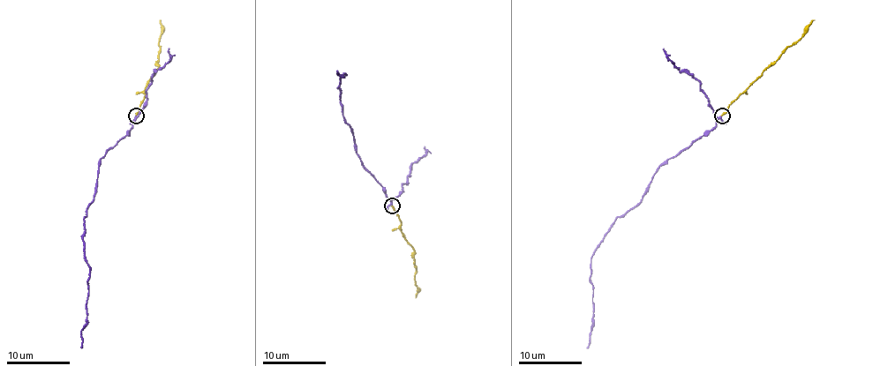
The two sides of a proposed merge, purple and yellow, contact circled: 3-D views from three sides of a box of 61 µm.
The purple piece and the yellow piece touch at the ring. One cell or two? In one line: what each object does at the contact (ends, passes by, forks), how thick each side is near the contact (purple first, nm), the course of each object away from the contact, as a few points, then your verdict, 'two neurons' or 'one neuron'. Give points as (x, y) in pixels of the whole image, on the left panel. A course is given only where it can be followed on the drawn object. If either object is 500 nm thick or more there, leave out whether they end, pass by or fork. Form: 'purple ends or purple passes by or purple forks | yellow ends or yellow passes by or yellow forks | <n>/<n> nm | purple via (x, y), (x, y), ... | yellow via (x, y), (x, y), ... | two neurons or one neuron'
purple forks | yellow ends | 150/190 nm | purple via (135, 115), (129, 130), (101, 158), (94, 198), (83, 219), (83, 255), (90, 279), (82, 348) | yellow via (135, 115), (145, 96), (146, 82), (157, 68), (159, 20) | one neuron

